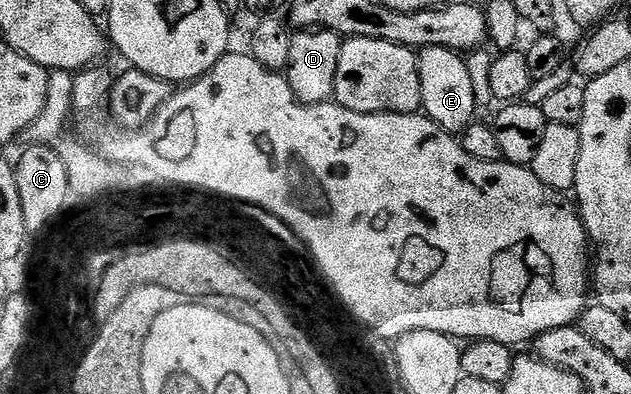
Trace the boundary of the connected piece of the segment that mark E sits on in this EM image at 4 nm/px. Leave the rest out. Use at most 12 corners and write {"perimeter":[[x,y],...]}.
{"perimeter":[[419,49],[423,115],[453,134],[477,119],[467,59]]}

